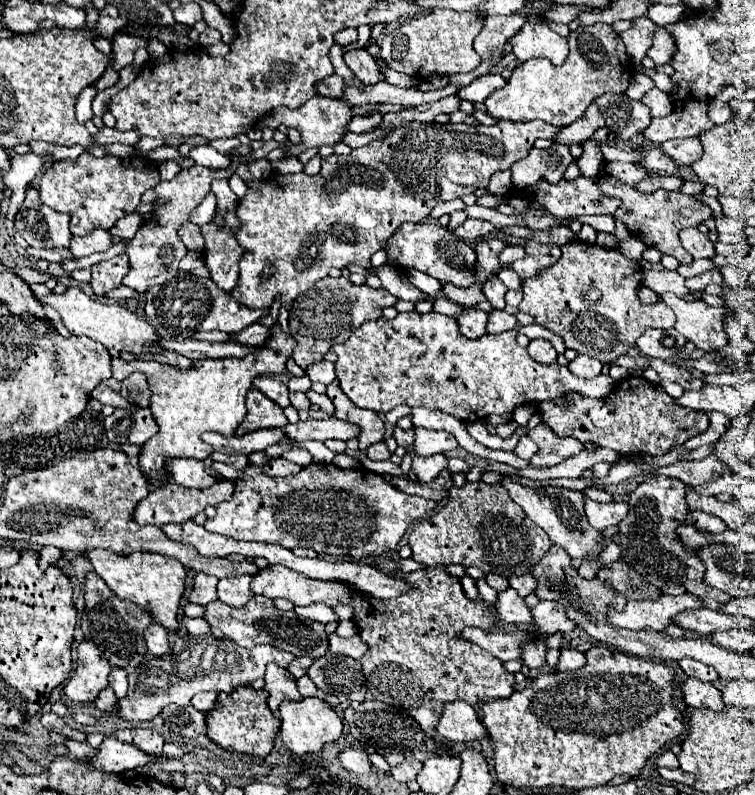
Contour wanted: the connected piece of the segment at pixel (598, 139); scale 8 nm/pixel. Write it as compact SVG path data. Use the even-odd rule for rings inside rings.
M600 127L588 141L582 143L582 157L576 161L580 165L580 171L584 177L594 177L598 171L600 171L600 163L604 161L602 157L602 143L608 141L608 129L606 127Z

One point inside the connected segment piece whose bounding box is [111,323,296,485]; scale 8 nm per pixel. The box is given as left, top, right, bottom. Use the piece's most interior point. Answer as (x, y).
(209, 396)

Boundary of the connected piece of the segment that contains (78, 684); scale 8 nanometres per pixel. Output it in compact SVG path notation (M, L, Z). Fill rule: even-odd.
M88 641L78 645L78 661L74 677L66 683L64 693L74 703L88 703L98 697L98 693L108 687L108 675L112 667L104 653Z

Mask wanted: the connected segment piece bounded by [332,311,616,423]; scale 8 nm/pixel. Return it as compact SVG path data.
M416 311L412 313L398 313L394 319L374 319L358 327L348 341L336 343L332 351L338 355L334 367L336 377L340 383L340 389L344 395L362 409L372 409L376 413L388 413L396 405L408 405L408 407L428 407L428 409L440 409L448 415L454 415L456 419L464 423L472 423L476 419L484 419L490 413L510 413L520 405L528 403L540 403L548 399L562 397L570 391L582 393L586 397L602 399L606 397L612 387L614 379L610 375L598 375L594 379L580 379L570 373L568 367L560 363L548 363L542 365L534 361L524 347L516 343L516 331L504 331L496 335L482 335L480 339L466 339L460 335L456 319L438 315L438 313L426 313L420 315Z

